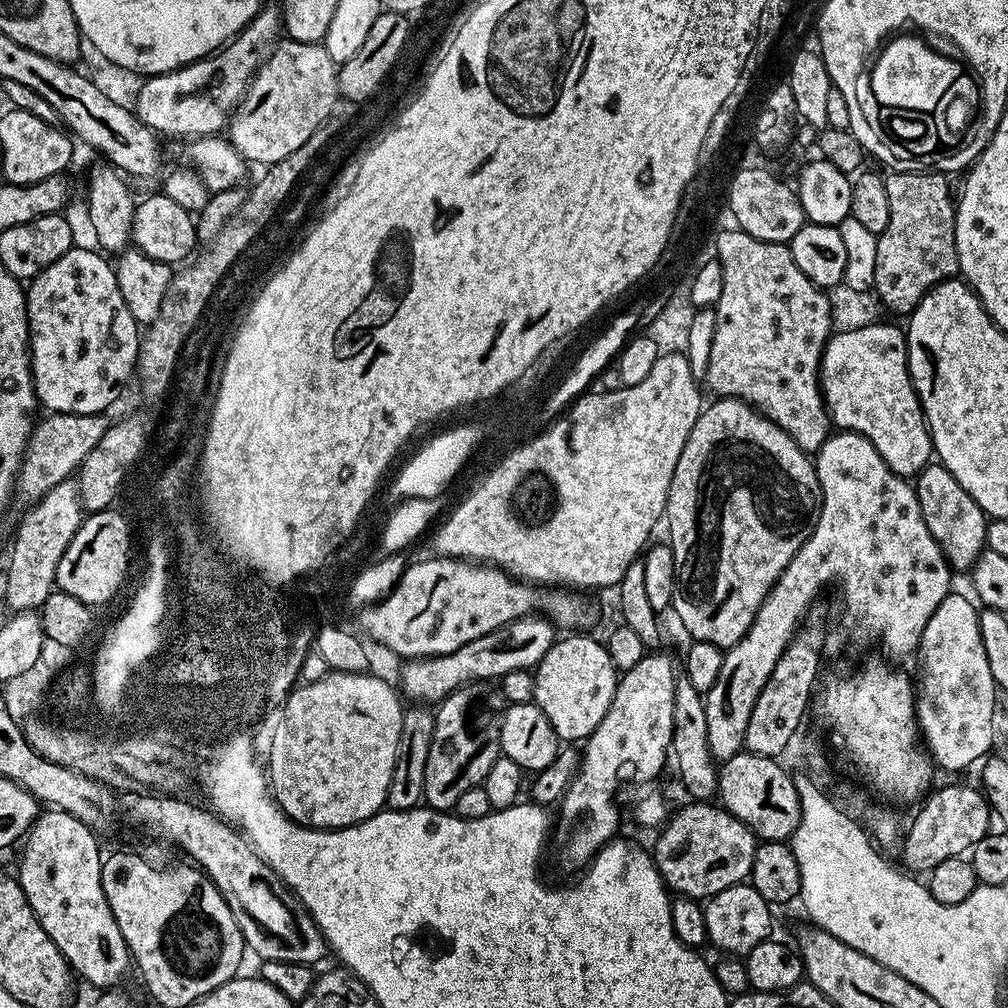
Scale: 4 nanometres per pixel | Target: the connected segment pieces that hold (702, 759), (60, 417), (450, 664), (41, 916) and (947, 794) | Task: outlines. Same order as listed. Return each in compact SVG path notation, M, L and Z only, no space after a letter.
M680 674L676 678L674 690L674 726L672 727L671 759L676 759L676 768L680 771L680 780L696 802L708 802L716 796L716 778L718 761L712 755L708 731L706 730L706 706L704 696L690 686L688 677Z
M57 412L45 415L45 420L35 425L28 444L24 447L24 455L20 462L20 470L16 474L15 495L25 500L25 505L33 505L43 498L48 491L54 489L63 480L69 479L79 469L80 464L90 454L94 446L110 425L107 415L75 416L69 412Z
M540 614L523 616L521 620L510 622L490 634L482 634L482 638L474 638L474 642L466 642L466 646L458 646L458 650L450 654L408 660L400 672L398 688L407 699L408 696L412 699L409 701L432 706L449 696L455 688L463 688L465 684L492 682L511 671L535 669L546 650L550 650L557 639L558 632L551 620Z
M44 810L37 816L35 824L28 829L26 835L23 837L22 845L24 849L20 852L20 876L18 875L18 883L22 891L25 892L25 898L28 900L30 907L33 908L33 914L36 916L38 922L44 927L46 934L54 942L54 946L58 948L61 954L68 961L68 965L72 972L77 977L80 976L84 980L89 980L94 987L100 988L96 990L112 990L117 987L116 983L127 974L128 968L130 972L130 953L126 942L122 938L122 930L118 930L118 922L114 918L114 914L108 905L106 894L102 890L102 874L100 873L100 865L102 863L102 855L100 856L100 844L96 841L97 833L93 829L85 826L78 818L74 818L70 814L59 810Z
M948 784L945 788L938 788L919 805L919 808L921 807L920 813L913 818L912 825L909 828L907 825L906 831L902 836L905 864L903 864L903 867L912 874L927 874L931 872L934 866L938 866L938 862L946 862L946 858L964 856L981 838L987 836L990 831L990 825L988 825L990 805L983 791L976 789L975 792L974 789L967 788L964 784Z

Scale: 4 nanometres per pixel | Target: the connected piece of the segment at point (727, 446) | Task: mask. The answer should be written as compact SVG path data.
M727 398L713 399L713 404L701 411L700 417L694 422L690 434L686 438L686 446L682 446L682 454L678 458L678 466L674 466L674 478L668 491L668 507L666 509L666 524L668 520L667 539L672 545L674 554L674 570L676 571L676 589L672 599L671 611L676 612L680 624L692 635L693 641L710 642L722 650L733 648L737 642L750 630L762 602L768 597L768 592L778 582L782 570L792 561L792 556L808 539L816 525L818 515L818 493L820 483L816 480L816 466L806 453L797 446L794 438L786 434L774 422L760 415L751 408L745 400L730 400Z

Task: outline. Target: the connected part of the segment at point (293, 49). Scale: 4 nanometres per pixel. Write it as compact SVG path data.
M281 39L265 55L244 97L236 106L227 125L226 136L245 161L259 166L282 162L286 154L294 154L328 115L338 107L340 87L338 66L326 54L323 43L307 44Z

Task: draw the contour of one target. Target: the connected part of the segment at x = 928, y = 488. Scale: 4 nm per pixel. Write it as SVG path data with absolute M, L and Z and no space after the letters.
M929 462L915 477L914 487L922 518L948 560L949 568L957 573L967 573L986 548L989 517L984 515L978 502L974 502L974 498L970 498L970 494L958 486L958 478L954 478L954 474L950 474L950 470L946 470L939 462Z

